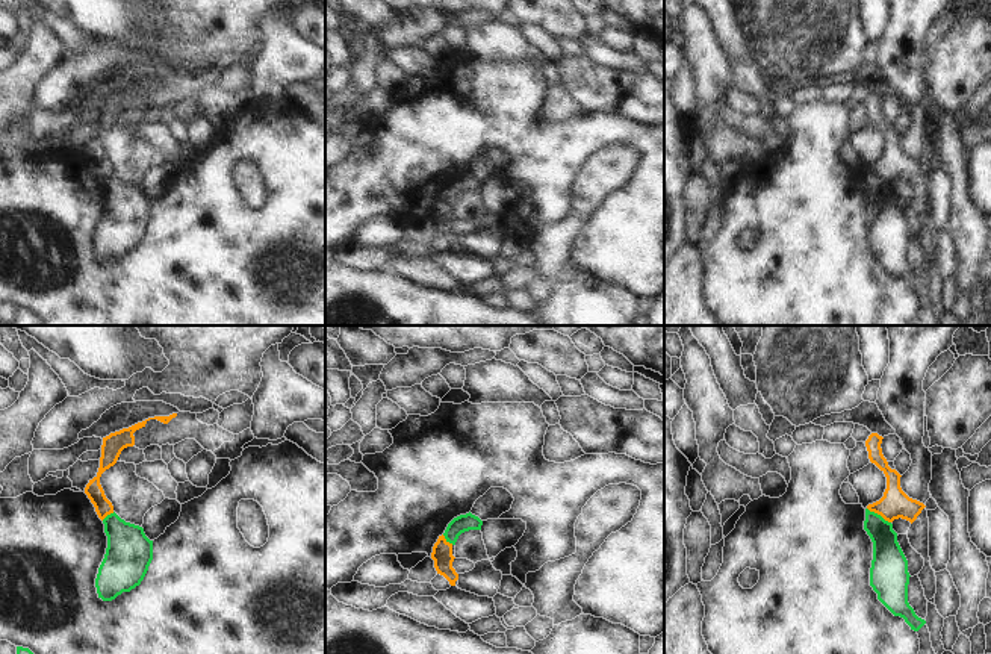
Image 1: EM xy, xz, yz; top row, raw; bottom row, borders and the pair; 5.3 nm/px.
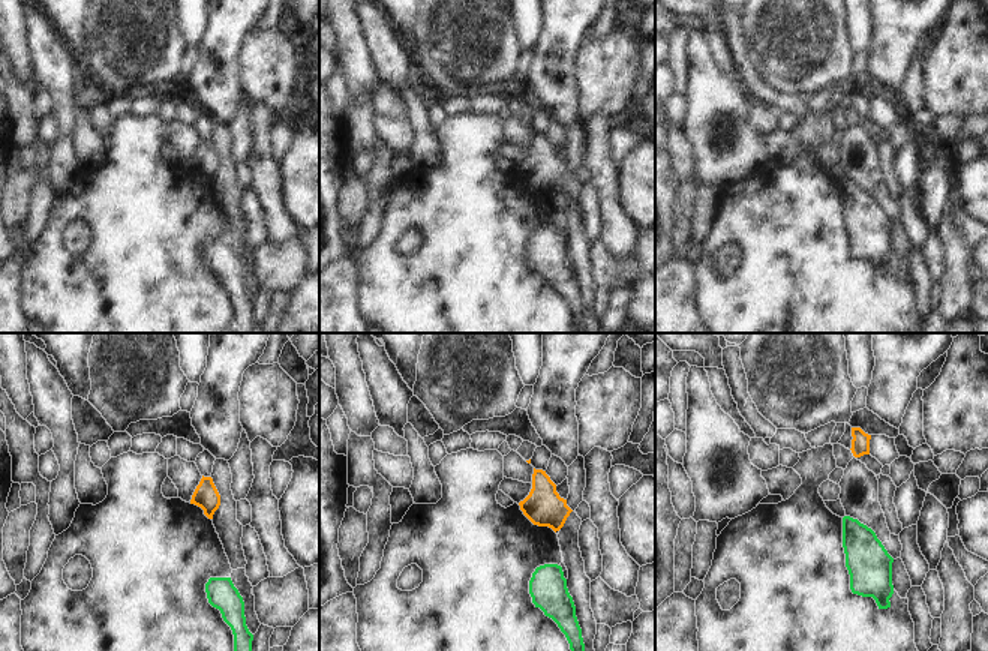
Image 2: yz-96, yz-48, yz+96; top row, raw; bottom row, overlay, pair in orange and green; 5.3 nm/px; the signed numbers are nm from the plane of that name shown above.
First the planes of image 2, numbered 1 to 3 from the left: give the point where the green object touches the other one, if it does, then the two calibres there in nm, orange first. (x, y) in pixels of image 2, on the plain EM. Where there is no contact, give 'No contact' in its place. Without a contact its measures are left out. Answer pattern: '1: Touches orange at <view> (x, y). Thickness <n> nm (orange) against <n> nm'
1: No contact
2: No contact
3: No contact.

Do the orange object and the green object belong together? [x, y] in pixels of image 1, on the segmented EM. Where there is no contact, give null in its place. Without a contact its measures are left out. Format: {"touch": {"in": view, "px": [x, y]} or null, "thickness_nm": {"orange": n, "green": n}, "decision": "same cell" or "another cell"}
{"touch": {"in": "yz", "px": [879, 513]}, "thickness_nm": {"orange": 150, "green": 170}, "decision": "another cell"}

